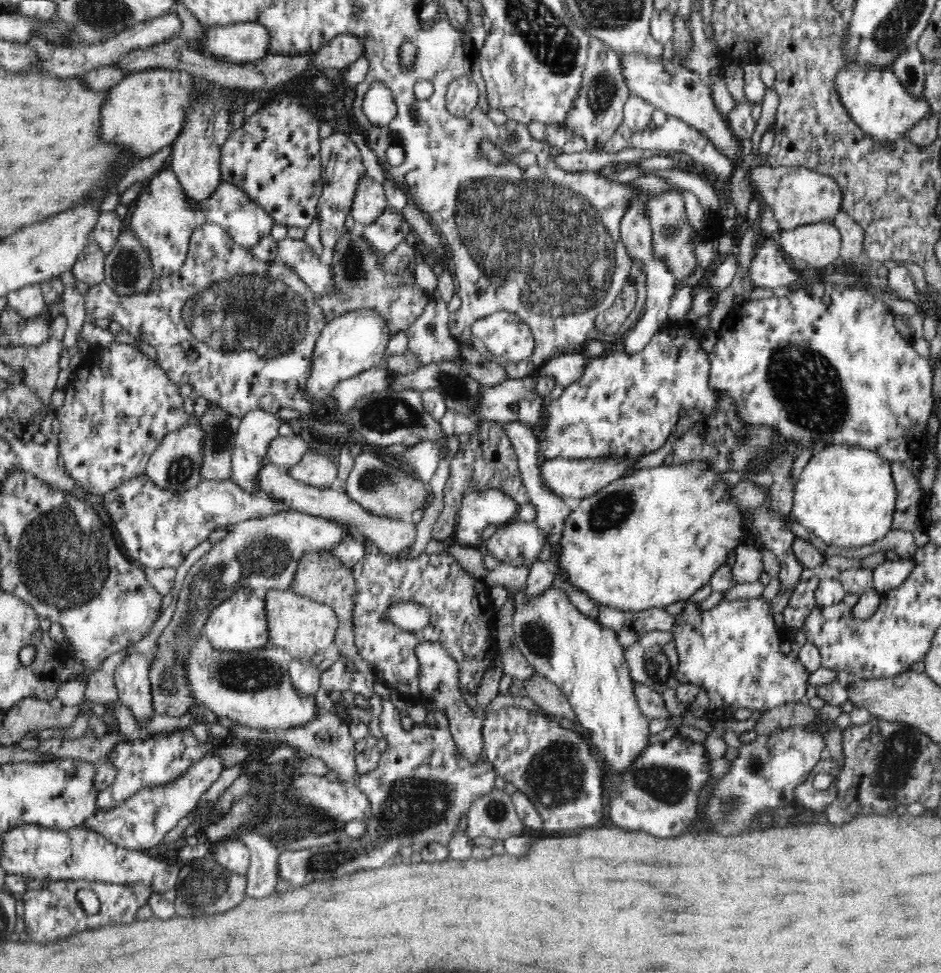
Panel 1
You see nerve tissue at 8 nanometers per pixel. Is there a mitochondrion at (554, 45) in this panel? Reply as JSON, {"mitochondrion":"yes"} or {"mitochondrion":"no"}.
{"mitochondrion":"yes"}

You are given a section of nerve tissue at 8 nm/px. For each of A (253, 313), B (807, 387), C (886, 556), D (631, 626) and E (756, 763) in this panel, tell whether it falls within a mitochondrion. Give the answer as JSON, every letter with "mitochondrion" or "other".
{"A":"mitochondrion","B":"mitochondrion","C":"other","D":"other","E":"mitochondrion"}

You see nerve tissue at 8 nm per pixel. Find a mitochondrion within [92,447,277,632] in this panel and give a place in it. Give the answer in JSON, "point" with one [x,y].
{"point":[180,471]}

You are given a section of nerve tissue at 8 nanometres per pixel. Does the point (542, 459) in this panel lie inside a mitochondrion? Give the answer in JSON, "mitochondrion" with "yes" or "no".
{"mitochondrion":"no"}

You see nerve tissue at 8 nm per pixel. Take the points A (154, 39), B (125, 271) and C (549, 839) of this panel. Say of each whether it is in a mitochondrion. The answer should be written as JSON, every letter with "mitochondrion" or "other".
{"A":"other","B":"mitochondrion","C":"other"}

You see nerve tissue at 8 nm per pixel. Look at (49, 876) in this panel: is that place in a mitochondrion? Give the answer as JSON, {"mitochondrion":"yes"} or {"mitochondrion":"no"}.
{"mitochondrion":"no"}

